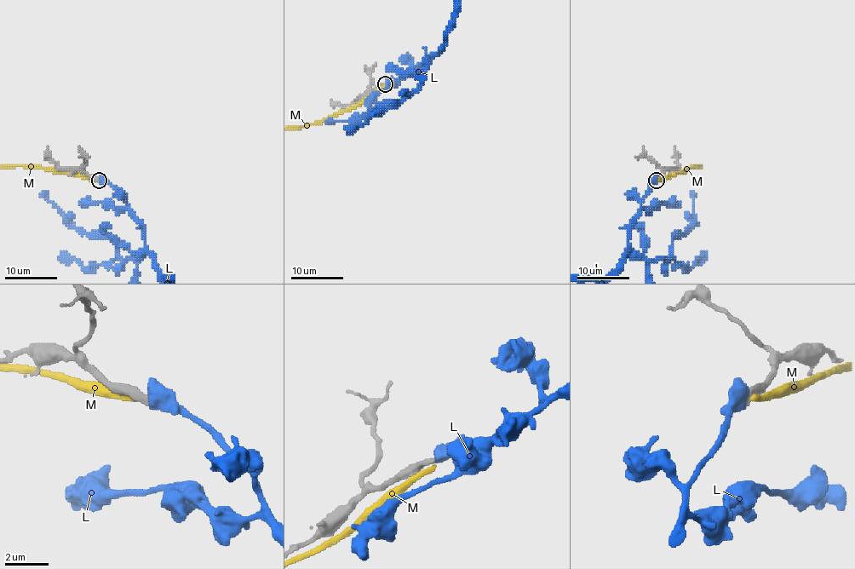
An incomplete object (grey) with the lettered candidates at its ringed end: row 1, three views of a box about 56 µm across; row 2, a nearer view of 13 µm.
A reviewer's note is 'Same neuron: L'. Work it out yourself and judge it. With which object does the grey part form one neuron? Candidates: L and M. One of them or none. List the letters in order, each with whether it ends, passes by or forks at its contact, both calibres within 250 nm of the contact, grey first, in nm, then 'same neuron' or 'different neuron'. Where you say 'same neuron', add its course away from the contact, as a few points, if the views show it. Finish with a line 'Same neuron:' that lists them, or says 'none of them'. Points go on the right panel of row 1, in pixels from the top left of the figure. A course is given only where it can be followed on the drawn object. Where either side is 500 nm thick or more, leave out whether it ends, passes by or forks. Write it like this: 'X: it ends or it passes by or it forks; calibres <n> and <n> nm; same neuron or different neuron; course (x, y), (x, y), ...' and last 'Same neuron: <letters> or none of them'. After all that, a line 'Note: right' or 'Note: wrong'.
L: calibres 320 and 700 nm; different neuron
M: calibres 500 and 340 nm; different neuron
Same neuron: none of them
Note: wrong

